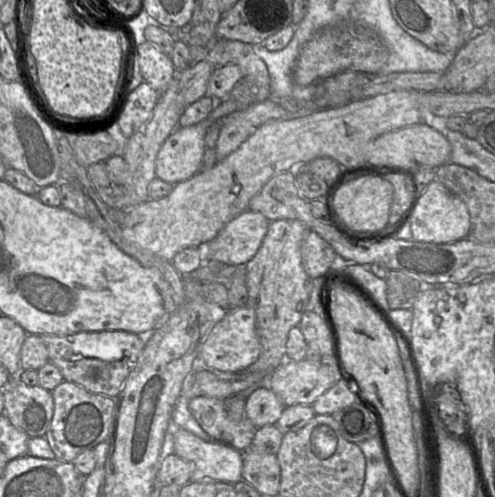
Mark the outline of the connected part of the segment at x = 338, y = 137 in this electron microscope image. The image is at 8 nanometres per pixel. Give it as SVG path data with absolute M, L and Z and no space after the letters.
M395 90L395 91L391 91L388 93L368 97L365 99L352 101L350 103L337 106L337 107L317 109L312 112L306 112L304 115L297 117L297 118L293 118L293 119L278 119L278 120L268 121L260 125L259 127L257 127L251 133L251 135L238 147L238 149L236 149L234 152L232 152L223 160L218 161L211 169L206 170L206 171L199 171L196 175L194 175L190 179L175 184L170 194L163 198L148 199L130 208L128 210L128 215L125 219L125 222L122 225L120 225L122 229L122 235L127 242L137 247L140 247L142 249L148 250L154 253L155 255L157 255L158 257L161 257L165 260L172 262L172 259L174 258L175 254L178 253L180 250L187 248L187 247L197 247L202 243L206 243L212 240L229 221L231 221L236 216L238 216L239 214L241 214L242 212L248 209L250 200L262 189L262 187L273 176L277 175L280 172L288 171L289 168L293 164L299 161L310 163L315 158L320 158L320 157L331 157L335 159L341 166L356 166L356 165L362 165L362 164L367 163L365 162L365 147L375 138L387 132L395 131L395 130L404 128L406 126L411 126L411 125L415 125L415 124L422 122L421 112L420 112L419 103L418 103L418 95L420 93L424 93L424 92L416 91L416 90Z

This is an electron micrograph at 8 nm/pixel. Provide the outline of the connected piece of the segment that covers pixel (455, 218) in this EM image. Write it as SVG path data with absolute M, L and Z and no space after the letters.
M437 180L432 181L419 196L410 225L413 240L431 243L452 243L467 238L472 229L466 204Z

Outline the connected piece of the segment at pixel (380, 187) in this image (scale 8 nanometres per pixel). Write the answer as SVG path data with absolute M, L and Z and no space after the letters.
M366 175L340 187L333 198L333 207L340 220L351 230L375 232L389 221L393 185L378 175Z

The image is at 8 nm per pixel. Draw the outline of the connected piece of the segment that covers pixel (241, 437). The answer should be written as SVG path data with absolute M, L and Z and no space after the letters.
M194 396L189 401L189 409L201 428L215 441L241 452L251 449L256 427L249 419L239 422L231 420L224 409L223 400Z

